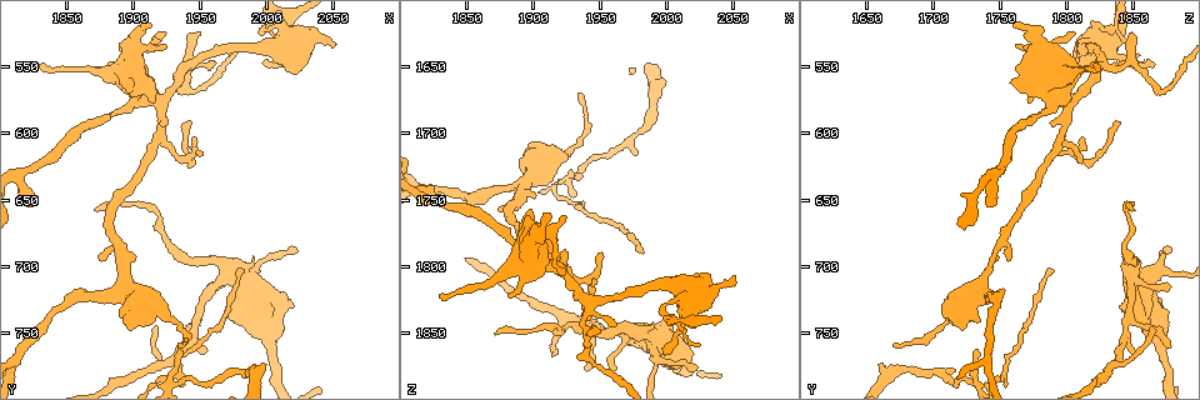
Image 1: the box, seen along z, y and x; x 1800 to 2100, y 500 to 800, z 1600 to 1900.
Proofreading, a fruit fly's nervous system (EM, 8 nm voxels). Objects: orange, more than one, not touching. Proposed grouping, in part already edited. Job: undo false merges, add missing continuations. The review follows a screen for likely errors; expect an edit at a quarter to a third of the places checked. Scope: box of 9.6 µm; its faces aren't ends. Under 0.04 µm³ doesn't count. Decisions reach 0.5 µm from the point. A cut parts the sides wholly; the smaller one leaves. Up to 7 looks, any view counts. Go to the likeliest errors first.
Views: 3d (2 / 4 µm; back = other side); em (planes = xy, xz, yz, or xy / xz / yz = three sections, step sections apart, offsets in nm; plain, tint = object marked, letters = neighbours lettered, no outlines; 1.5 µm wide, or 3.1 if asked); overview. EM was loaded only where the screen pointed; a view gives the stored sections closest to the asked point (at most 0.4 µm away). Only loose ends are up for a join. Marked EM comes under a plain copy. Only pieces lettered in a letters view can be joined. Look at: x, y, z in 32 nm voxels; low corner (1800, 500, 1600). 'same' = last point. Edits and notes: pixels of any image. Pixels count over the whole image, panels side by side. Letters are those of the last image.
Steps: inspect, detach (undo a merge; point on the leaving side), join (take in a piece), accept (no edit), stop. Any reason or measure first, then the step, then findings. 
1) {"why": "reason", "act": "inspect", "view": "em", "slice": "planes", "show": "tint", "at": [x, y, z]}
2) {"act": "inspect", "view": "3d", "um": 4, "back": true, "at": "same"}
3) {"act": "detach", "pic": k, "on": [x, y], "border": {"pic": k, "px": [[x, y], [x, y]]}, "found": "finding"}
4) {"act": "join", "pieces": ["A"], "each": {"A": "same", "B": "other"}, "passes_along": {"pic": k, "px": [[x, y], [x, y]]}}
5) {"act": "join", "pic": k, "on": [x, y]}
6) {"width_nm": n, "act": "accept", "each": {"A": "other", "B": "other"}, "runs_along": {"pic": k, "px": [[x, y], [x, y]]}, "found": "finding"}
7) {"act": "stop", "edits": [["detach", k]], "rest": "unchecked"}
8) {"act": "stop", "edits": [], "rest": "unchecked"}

{"why": "free end", "act": "inspect", "view": "em", "slice": "planes", "show": "letters", "at": [1938, 758, 1876]}

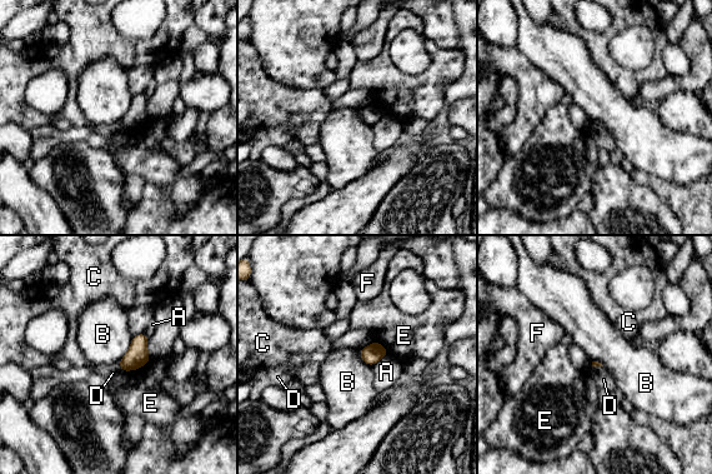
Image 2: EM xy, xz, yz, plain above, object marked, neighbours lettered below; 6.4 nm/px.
{"act": "join", "pieces": ["D"], "each": {"A": "other", "B": "other", "C": "other", "D": "same", "E": "other", "F": "other"}, "passes_along": {"pic": 2, "px": [[136, 357], [120, 368], [113, 373]]}, "found": "the neuron continues"}

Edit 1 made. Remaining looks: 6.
{"why": "see it whole again", "act": "inspect", "view": "overview"}

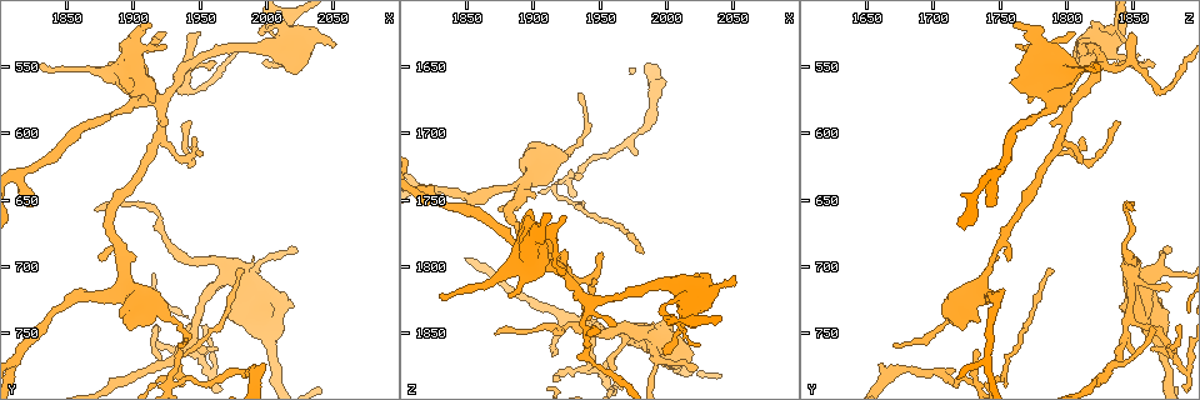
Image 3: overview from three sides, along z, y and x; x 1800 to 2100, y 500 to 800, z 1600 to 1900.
{"why": "free end", "act": "inspect", "view": "em", "slice": "planes", "show": "letters", "at": [1914, 578, 1772]}

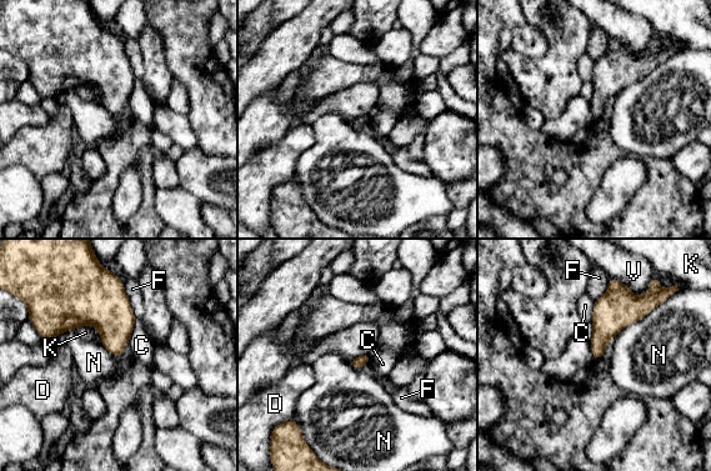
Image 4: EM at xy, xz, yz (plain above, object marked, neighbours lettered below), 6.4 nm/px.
{"act": "accept", "each": {"C": "other", "D": "other", "F": "other", "K": "other", "N": "other", "V": "other"}, "found": "no lettered piece goes on from it"}

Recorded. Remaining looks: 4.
{"act": "inspect", "view": "em", "um": 3.1, "slice": "yz", "step": 16, "show": "letters", "at": [1826, 656, 1742]}

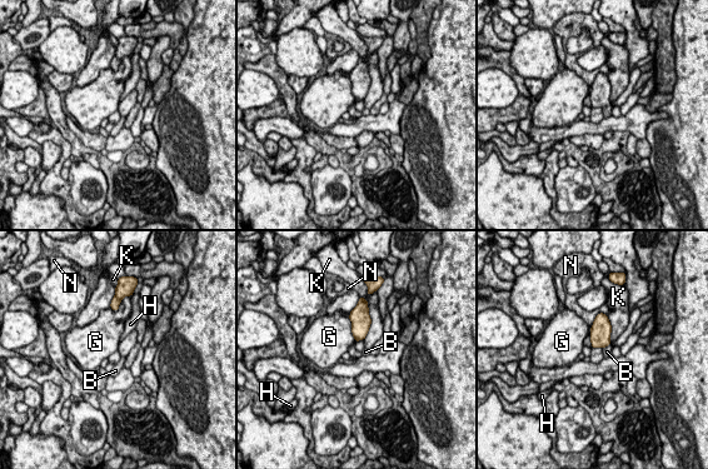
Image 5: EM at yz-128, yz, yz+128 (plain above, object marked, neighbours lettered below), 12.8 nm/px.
{"width_nm": 100, "act": "accept", "each": {"B": "other", "G": "other", "H": "other", "K": "other", "N": "other"}, "border": {"pic": 5, "px": [[607, 315], [599, 313], [591, 328]]}, "found": "no lettered piece goes on from it"}

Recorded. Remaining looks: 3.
{"act": "stop", "edits": [["join", 2]], "rest": "unchecked"}

